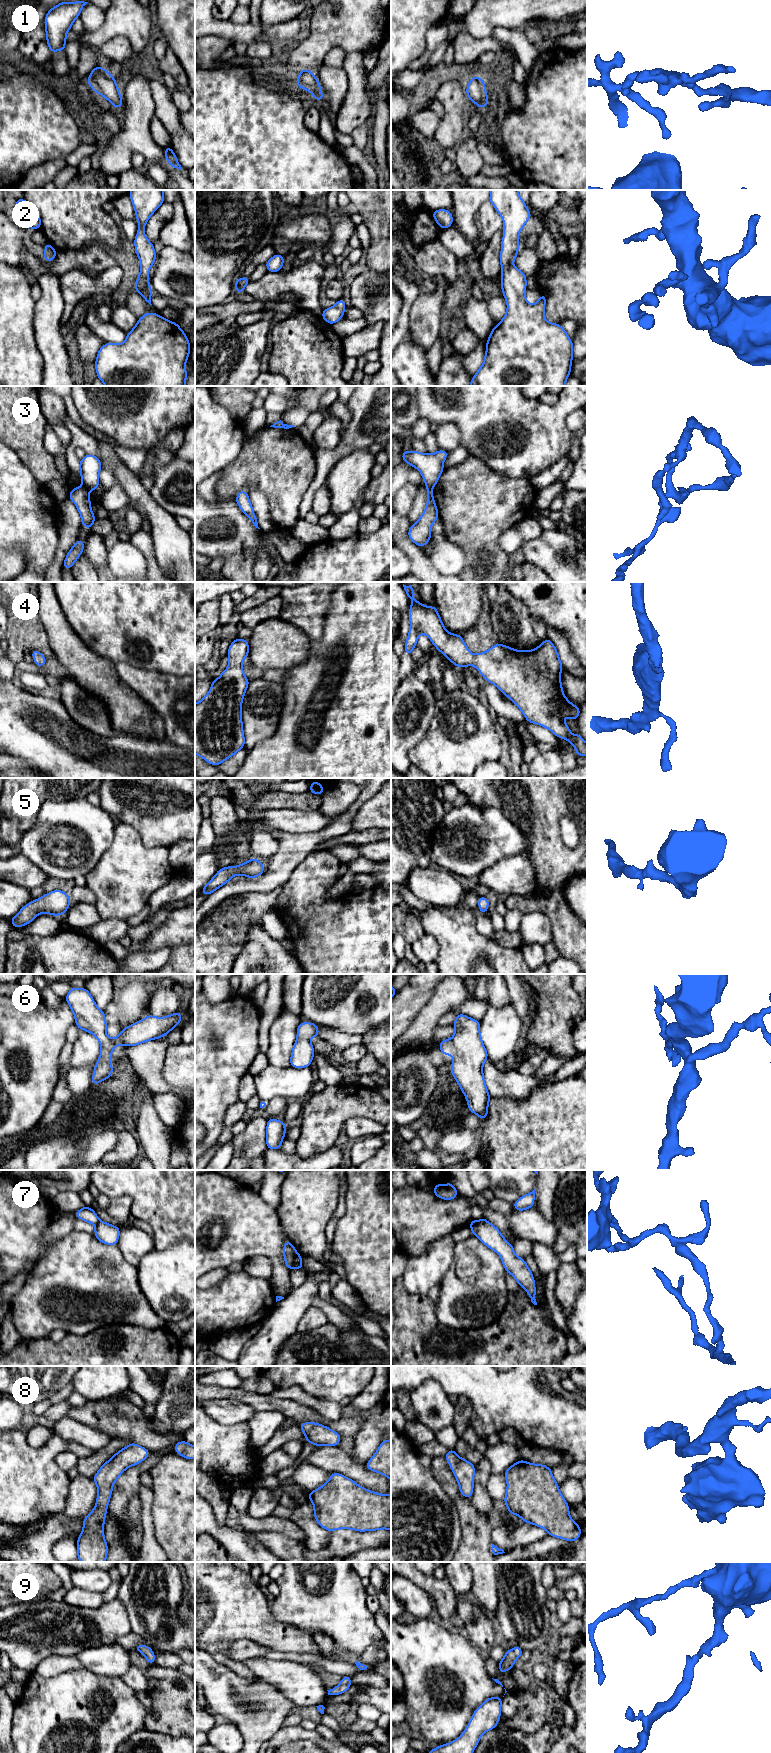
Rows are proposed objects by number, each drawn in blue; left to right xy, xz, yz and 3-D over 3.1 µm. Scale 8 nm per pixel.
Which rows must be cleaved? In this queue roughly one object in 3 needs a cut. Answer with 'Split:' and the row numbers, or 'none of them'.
Split: 3, 7

